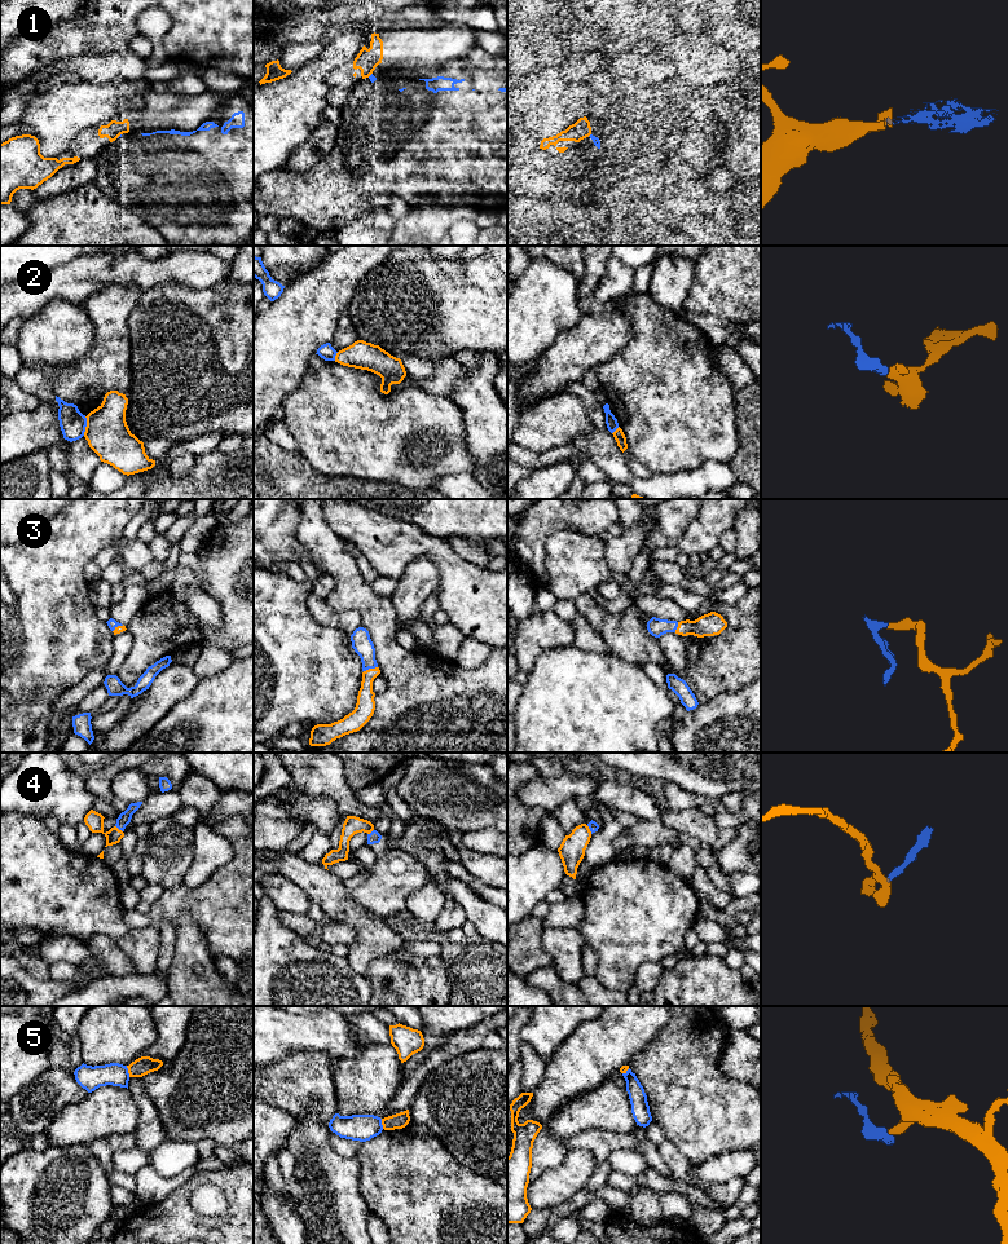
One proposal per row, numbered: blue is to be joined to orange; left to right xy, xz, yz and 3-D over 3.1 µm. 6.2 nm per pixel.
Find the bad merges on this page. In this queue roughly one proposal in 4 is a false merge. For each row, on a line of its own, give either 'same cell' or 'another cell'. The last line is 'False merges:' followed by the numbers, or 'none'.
1: another cell
2: same cell
3: same cell
4: same cell
5: another cell
False merges: 1, 5

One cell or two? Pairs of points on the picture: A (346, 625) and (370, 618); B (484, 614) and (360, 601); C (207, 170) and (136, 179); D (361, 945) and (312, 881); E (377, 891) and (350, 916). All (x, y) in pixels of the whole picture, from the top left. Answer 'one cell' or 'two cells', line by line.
A: two cells
B: two cells
C: one cell
D: one cell
E: two cells

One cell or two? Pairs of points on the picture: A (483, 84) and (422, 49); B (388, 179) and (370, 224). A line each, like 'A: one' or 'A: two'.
A: two
B: two

